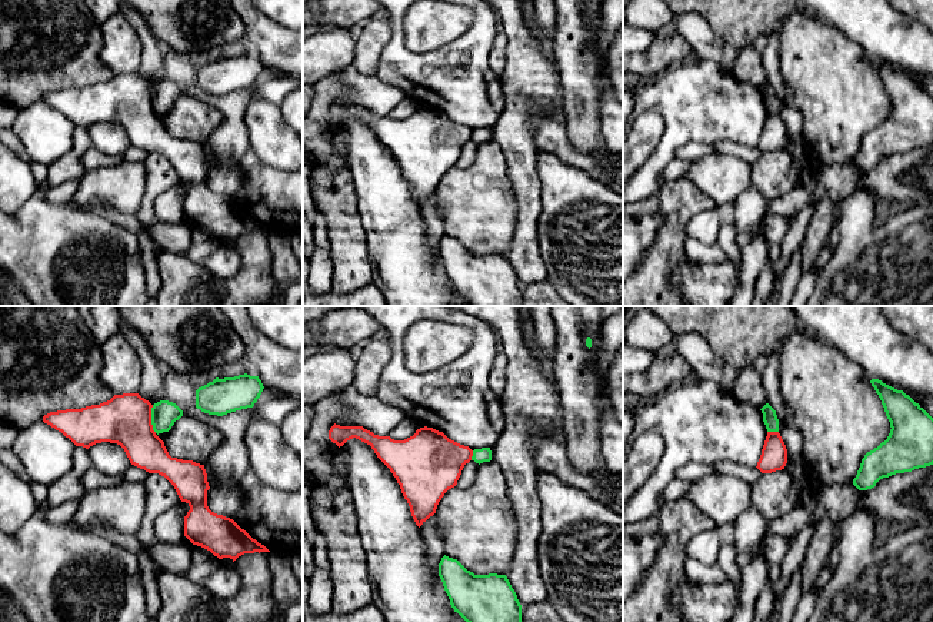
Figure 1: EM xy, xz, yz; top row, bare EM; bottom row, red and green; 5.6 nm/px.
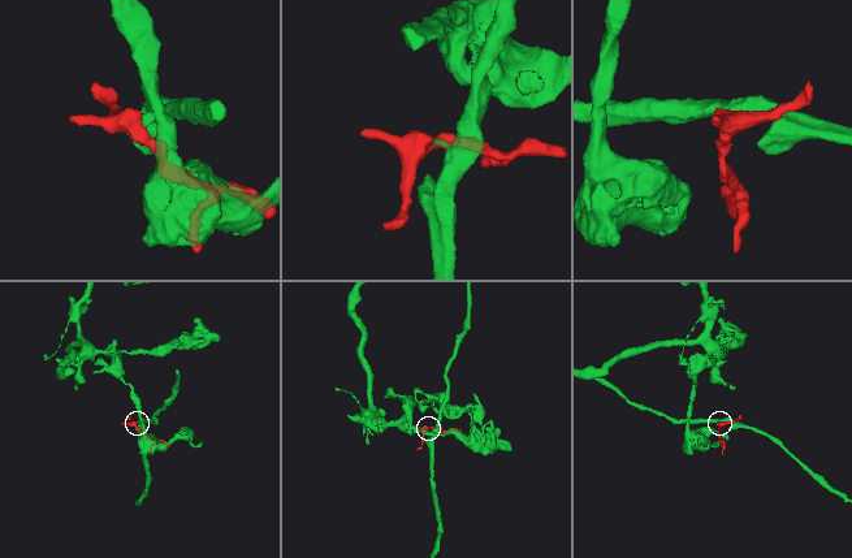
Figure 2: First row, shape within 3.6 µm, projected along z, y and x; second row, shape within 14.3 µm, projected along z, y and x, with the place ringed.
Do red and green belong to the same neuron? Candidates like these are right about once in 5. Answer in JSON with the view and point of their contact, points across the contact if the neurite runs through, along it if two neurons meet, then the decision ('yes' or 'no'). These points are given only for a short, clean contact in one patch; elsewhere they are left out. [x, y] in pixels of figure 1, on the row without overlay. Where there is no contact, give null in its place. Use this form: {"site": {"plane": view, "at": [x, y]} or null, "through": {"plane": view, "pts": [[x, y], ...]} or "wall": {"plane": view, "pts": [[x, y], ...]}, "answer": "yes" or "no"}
{"site": {"plane": "xy", "at": [150, 99]}, "wall": {"plane": "xy", "pts": [[152, 85], [152, 107], [156, 112]]}, "answer": "no"}

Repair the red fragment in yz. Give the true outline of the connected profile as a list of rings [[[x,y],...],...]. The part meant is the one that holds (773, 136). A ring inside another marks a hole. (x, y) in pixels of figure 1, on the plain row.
[[[767,112],[757,149],[762,153],[772,153],[784,149],[787,143],[787,129],[779,112]]]

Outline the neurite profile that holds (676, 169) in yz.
[[[672,160],[663,170],[663,174],[660,176],[660,180],[663,183],[666,182],[674,182],[677,179],[684,179],[686,173],[690,170],[692,162],[687,160]]]

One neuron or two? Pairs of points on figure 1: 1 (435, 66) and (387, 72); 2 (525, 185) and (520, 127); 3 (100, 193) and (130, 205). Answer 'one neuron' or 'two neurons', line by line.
1: one neuron
2: one neuron
3: one neuron

